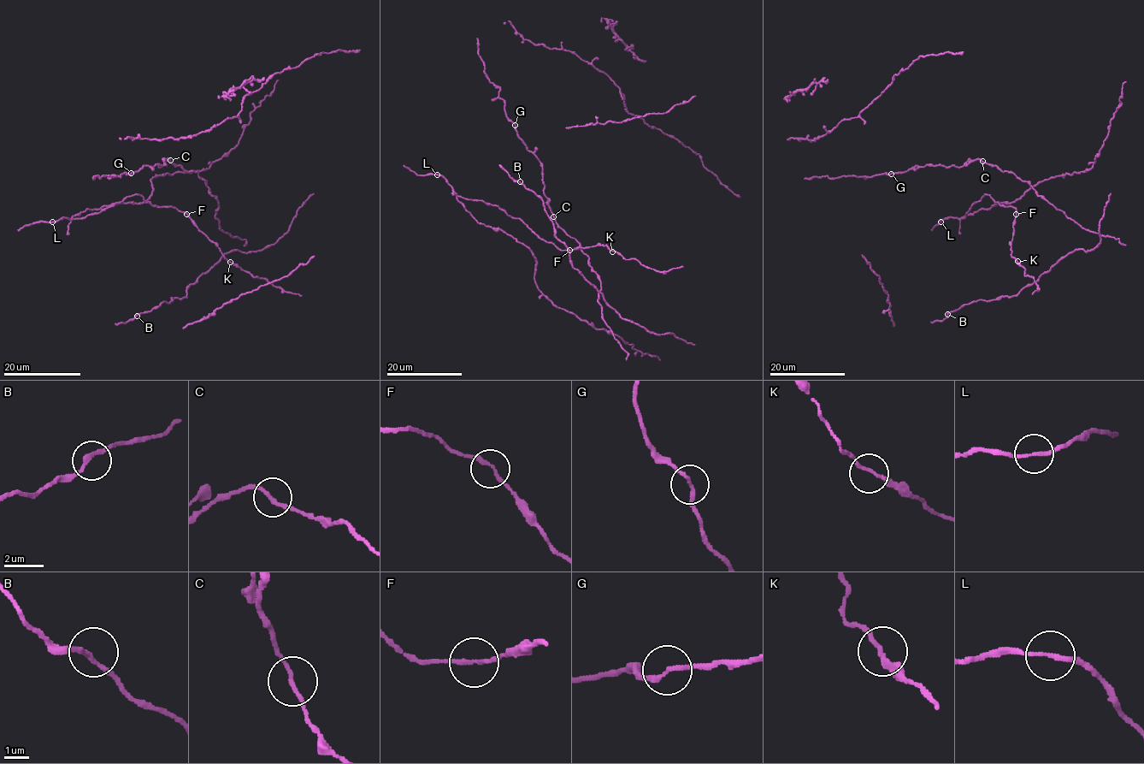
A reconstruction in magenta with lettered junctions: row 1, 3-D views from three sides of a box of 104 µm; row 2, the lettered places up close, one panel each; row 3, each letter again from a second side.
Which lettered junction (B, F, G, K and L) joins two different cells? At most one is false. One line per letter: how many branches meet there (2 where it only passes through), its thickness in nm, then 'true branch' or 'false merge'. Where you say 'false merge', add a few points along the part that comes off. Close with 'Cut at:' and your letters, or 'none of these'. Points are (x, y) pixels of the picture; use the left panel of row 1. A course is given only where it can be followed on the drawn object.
B: 2 branches meet; 200 nm thick; true branch
F: 2 branches meet; 180 nm thick; true branch
G: 2 branches meet; 180 nm thick; true branch
K: 2 branches meet; 160 nm thick; true branch
L: 2 branches meet; 180 nm thick; true branch
Cut at: none of these

